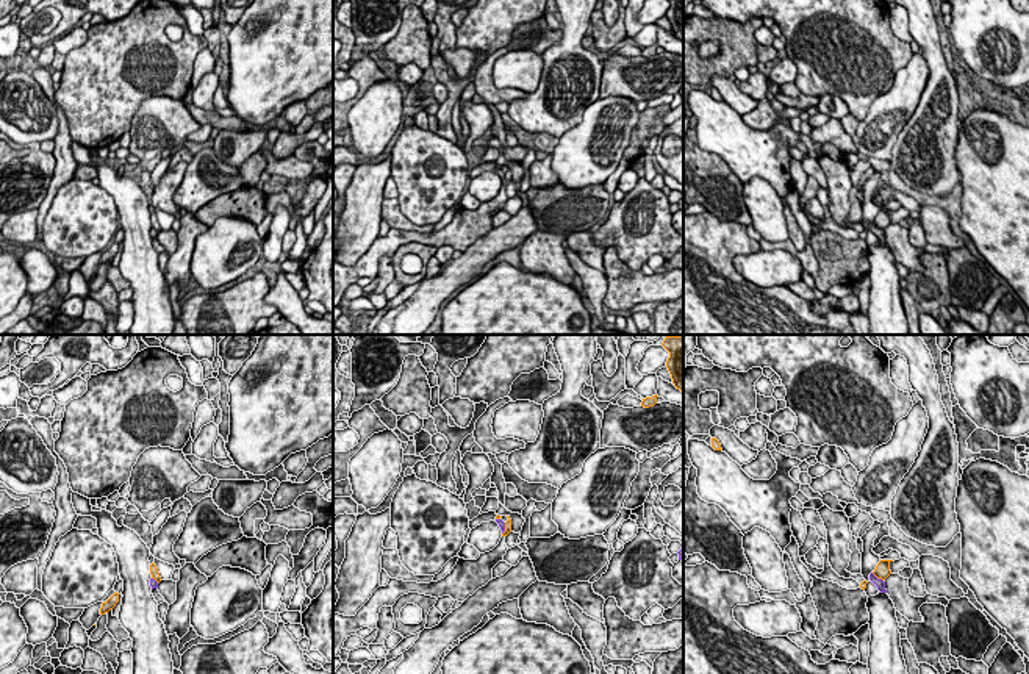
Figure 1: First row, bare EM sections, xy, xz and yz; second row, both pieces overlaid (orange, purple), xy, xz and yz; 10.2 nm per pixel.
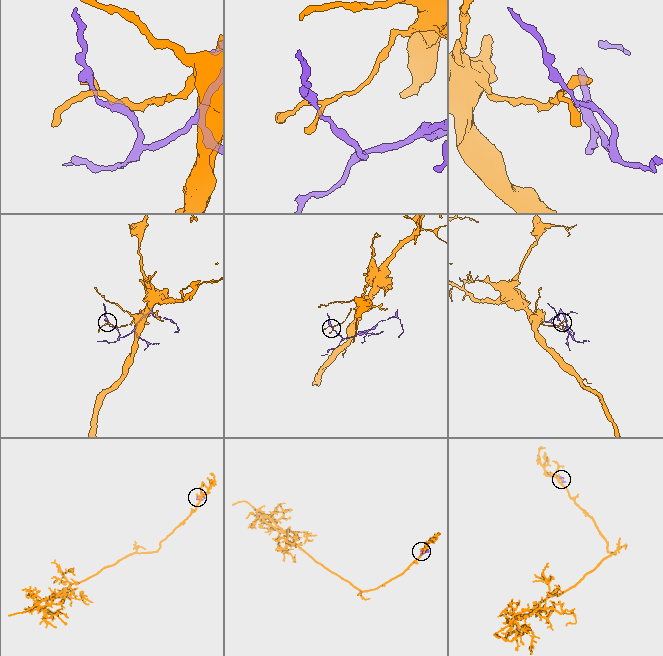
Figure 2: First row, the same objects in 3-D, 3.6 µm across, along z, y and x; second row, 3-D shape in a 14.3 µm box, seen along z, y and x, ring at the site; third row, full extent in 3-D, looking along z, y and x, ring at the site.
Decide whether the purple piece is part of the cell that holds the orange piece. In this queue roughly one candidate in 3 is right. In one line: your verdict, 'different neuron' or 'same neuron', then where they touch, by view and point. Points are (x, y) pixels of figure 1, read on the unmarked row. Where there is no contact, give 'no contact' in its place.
different neuron; meets orange in yz at (878, 227)

